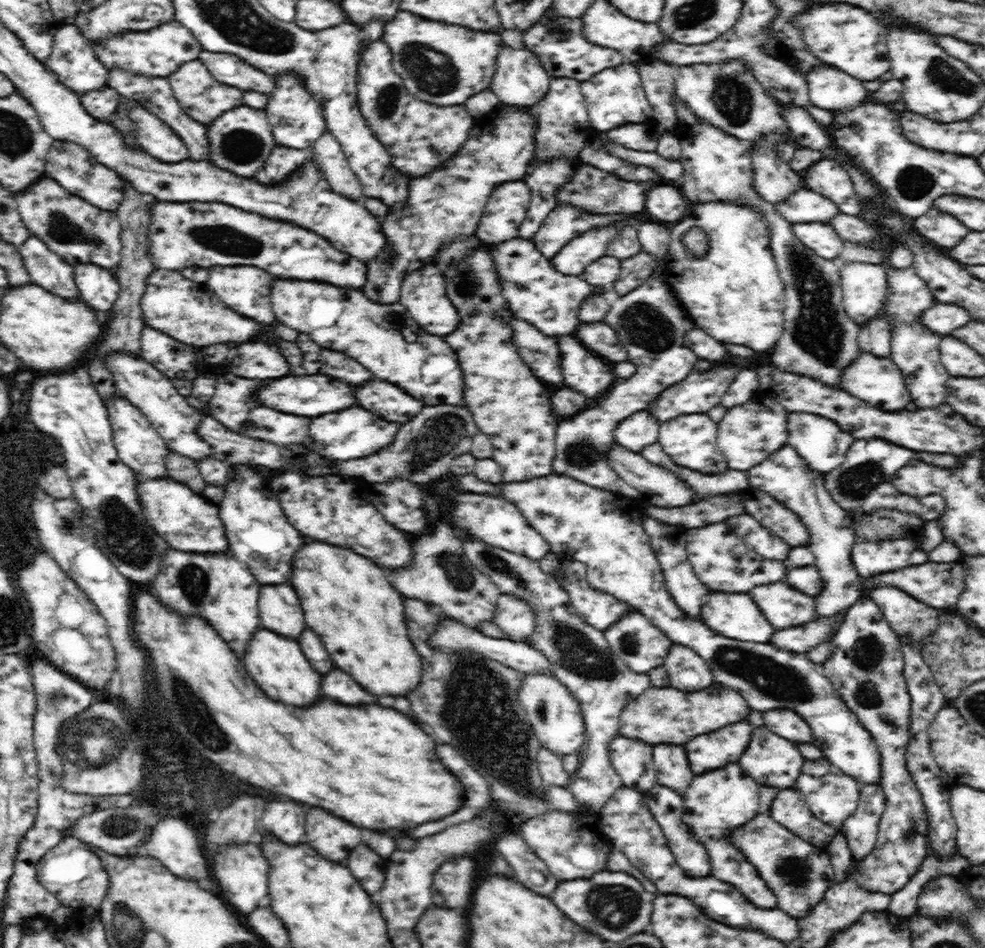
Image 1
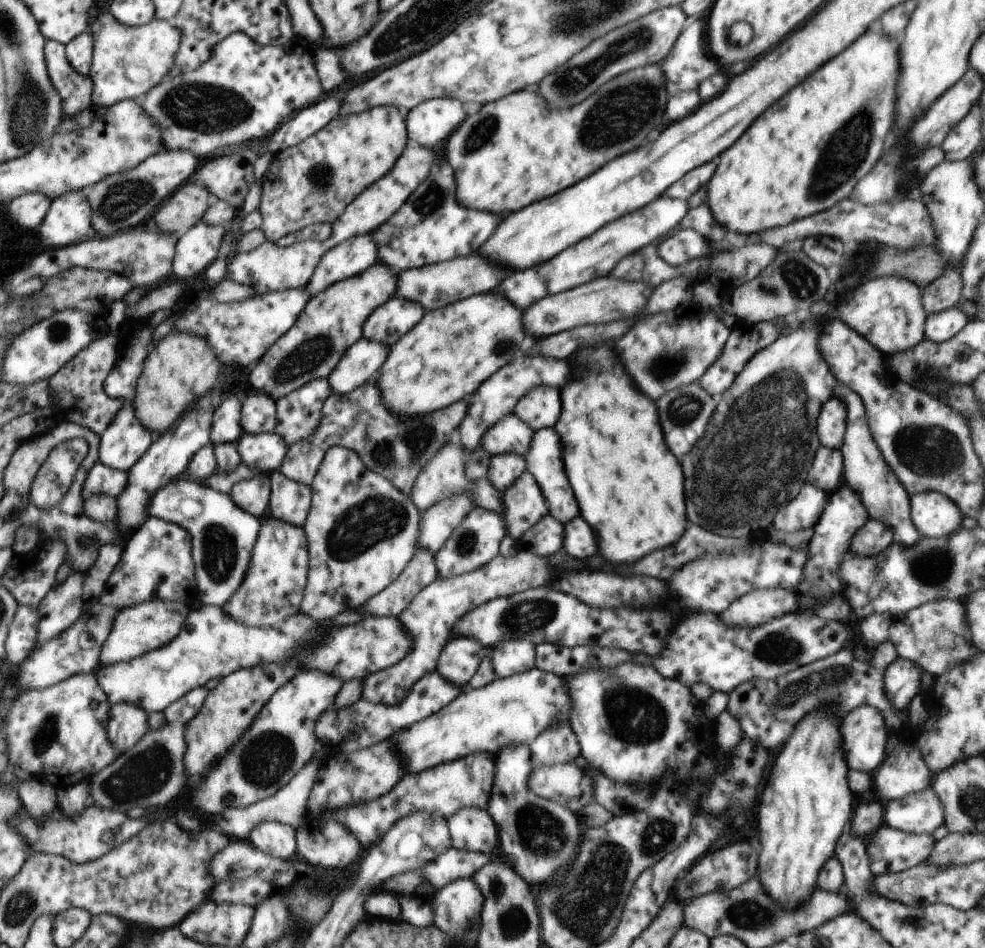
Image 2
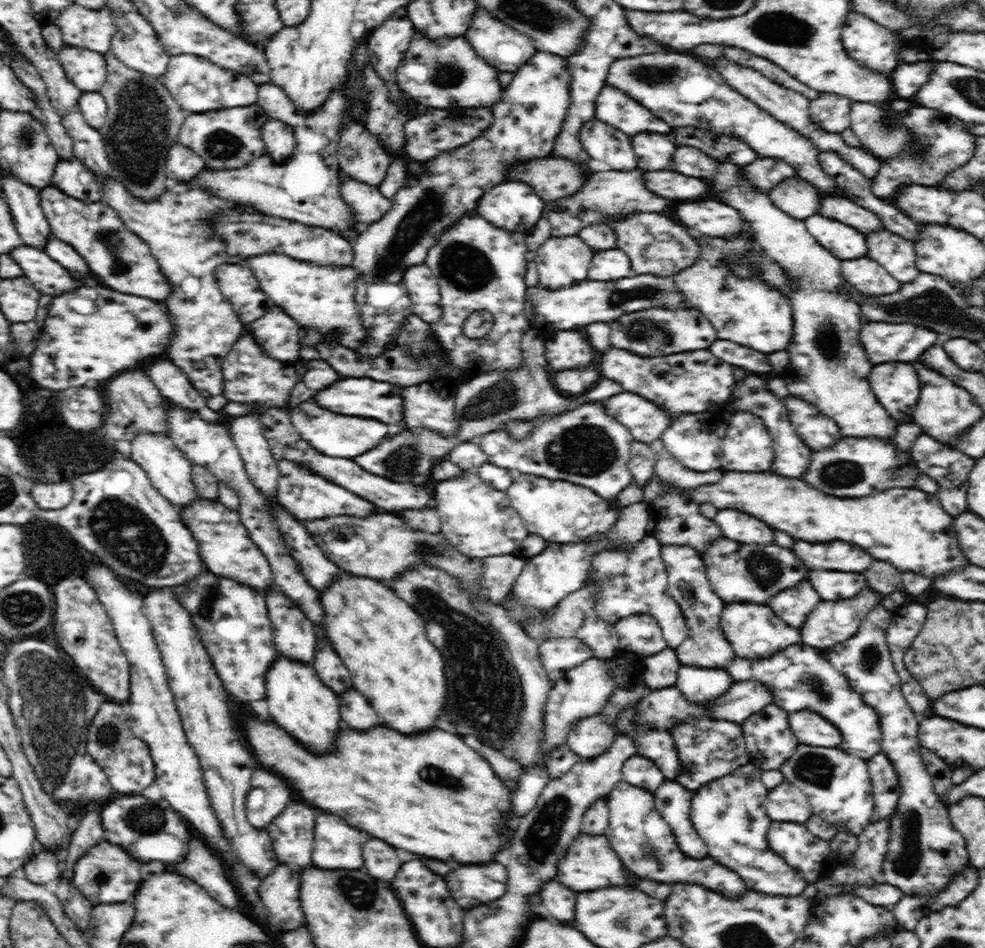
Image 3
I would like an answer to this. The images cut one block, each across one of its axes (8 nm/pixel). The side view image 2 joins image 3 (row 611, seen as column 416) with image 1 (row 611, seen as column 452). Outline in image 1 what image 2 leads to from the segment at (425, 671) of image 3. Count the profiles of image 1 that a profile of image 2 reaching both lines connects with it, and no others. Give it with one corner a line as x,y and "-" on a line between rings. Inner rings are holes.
320,541
306,542
296,552
292,566
294,566
292,580
288,584
294,588
302,602
307,628
320,636
336,668
348,672
358,684
368,686
364,689
370,690
376,696
406,694
420,684
423,662
420,662
418,652
408,640
406,623
402,622
404,618
402,594
394,590
394,586
386,578
388,572
382,570
382,566
376,566
368,558
346,547
340,548

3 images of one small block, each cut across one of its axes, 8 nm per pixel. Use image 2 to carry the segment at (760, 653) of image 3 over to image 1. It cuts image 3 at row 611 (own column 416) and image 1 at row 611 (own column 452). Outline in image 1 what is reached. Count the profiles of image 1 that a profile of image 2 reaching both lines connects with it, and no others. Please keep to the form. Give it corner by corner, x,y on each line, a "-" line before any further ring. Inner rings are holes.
709,592
706,596
703,609
701,610
701,620
713,631
720,633
726,638
734,640
744,640
744,642
764,643
770,640
774,634
774,628
768,624
768,620
762,616
758,606
748,594
726,594
726,592

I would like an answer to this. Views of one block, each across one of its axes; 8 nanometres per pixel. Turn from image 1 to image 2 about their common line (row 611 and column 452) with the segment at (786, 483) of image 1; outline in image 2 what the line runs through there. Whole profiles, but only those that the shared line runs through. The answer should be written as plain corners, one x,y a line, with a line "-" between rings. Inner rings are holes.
462,808
448,820
451,846
486,854
499,846
499,830
487,809

